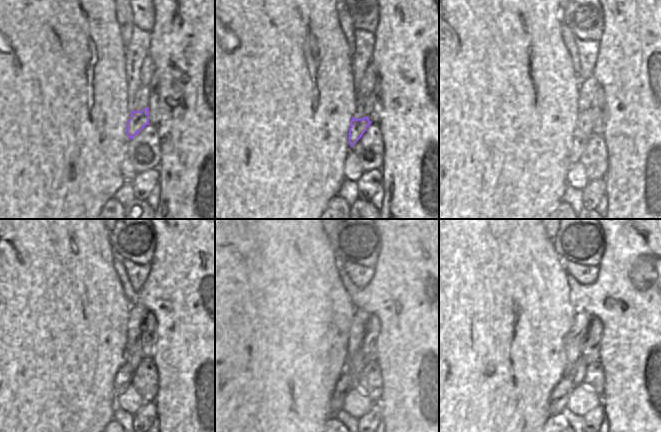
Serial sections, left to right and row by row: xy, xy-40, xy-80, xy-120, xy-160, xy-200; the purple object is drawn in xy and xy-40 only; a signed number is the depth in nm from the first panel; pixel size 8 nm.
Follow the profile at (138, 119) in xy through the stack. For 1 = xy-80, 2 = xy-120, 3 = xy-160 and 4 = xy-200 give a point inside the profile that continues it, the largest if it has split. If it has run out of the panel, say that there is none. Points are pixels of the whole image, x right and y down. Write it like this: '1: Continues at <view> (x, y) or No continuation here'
1: Continues at xy-80 (578, 144)
2: Continues at xy-120 (123, 378)
3: Continues at xy-160 (345, 383)
4: Continues at xy-200 (560, 395)

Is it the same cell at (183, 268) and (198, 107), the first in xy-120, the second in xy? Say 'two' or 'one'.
one

